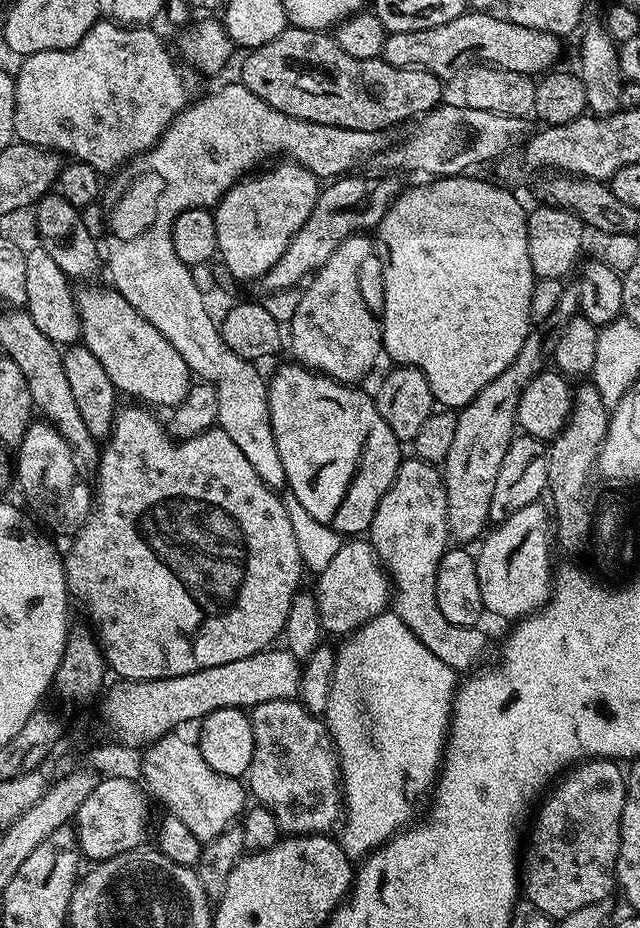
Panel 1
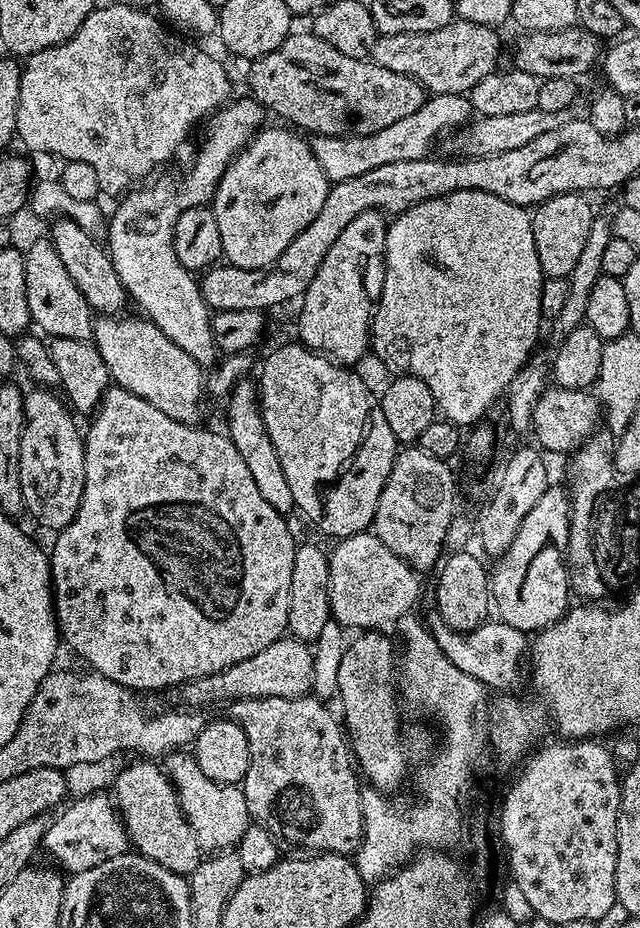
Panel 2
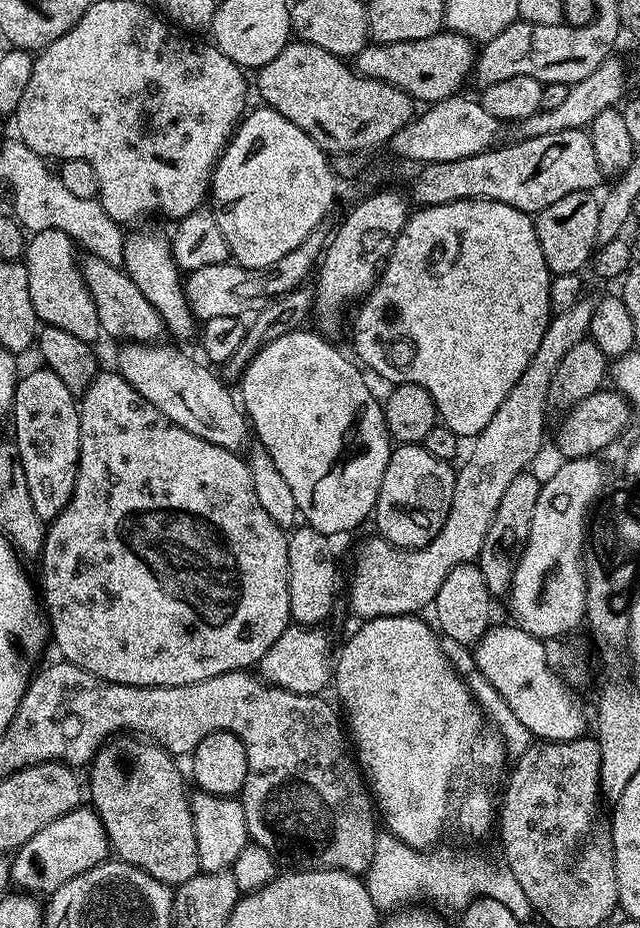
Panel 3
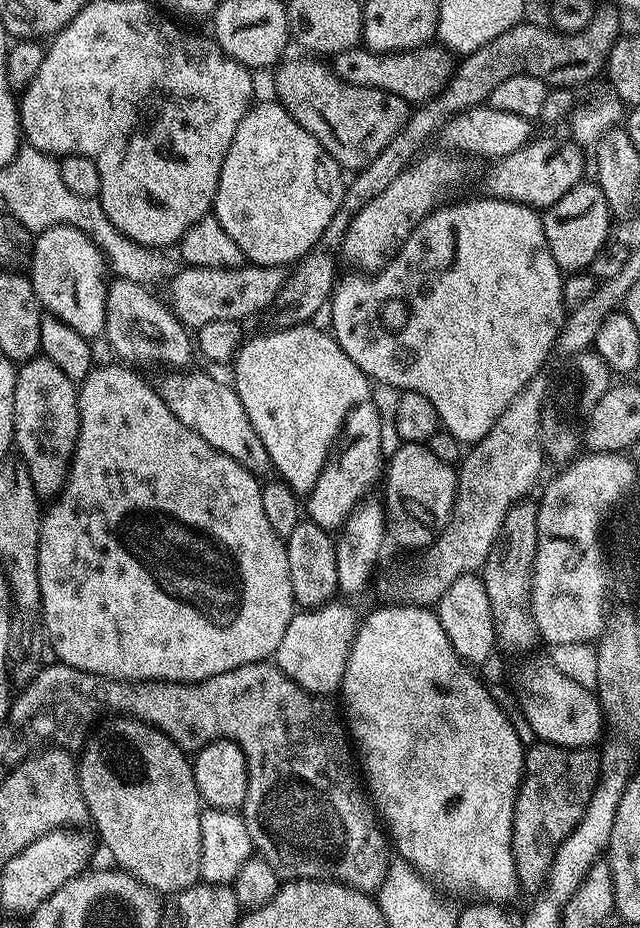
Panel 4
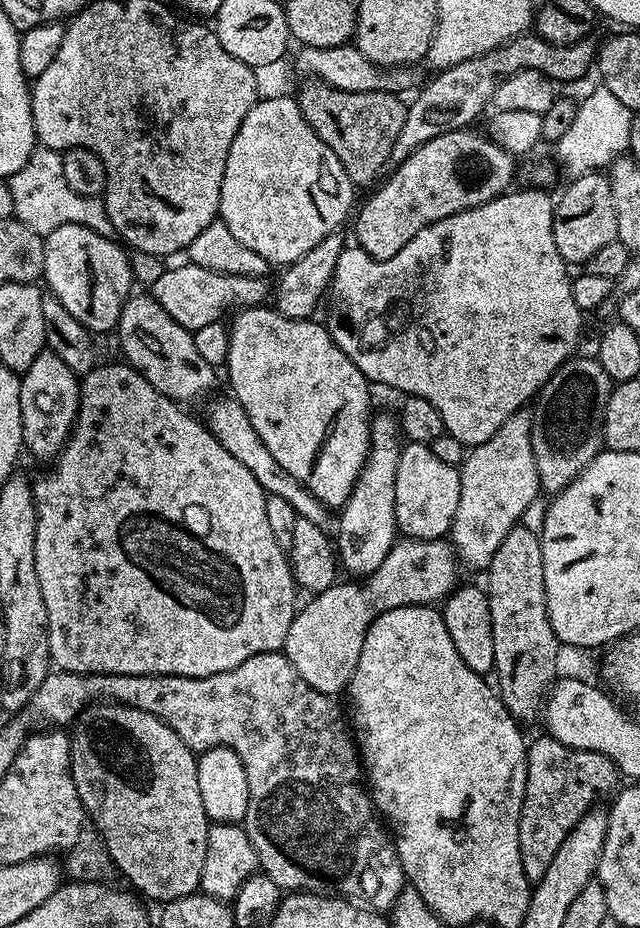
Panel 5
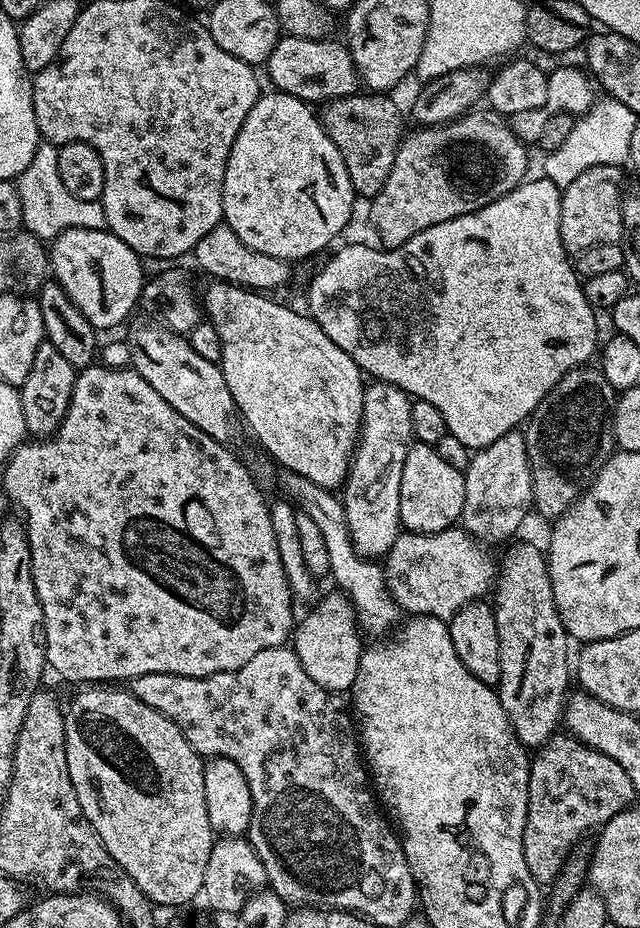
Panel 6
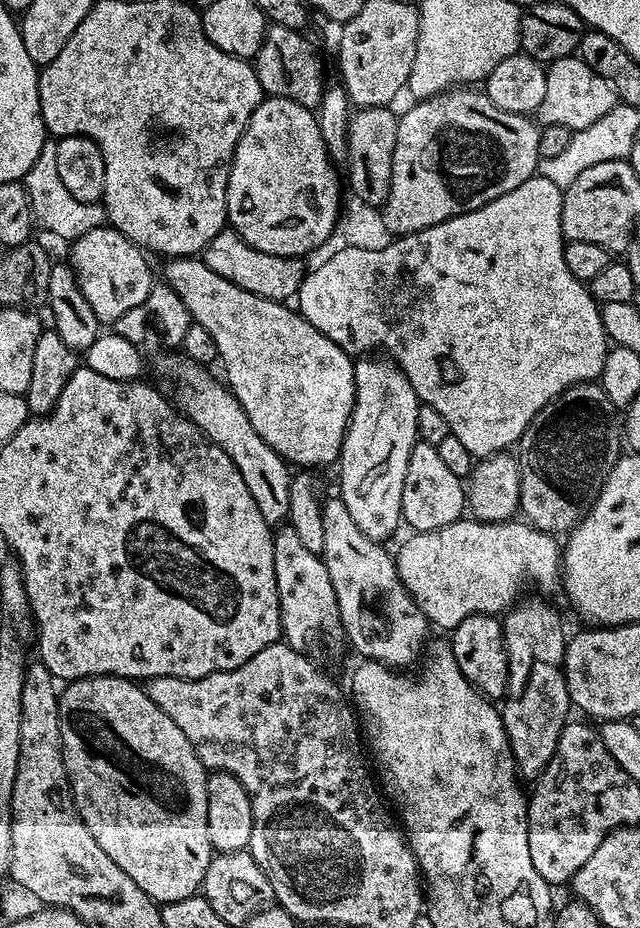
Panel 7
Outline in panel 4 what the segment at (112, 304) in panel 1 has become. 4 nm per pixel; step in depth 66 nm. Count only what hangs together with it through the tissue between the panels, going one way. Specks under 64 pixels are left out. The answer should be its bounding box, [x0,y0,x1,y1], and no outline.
[158,370,273,478]

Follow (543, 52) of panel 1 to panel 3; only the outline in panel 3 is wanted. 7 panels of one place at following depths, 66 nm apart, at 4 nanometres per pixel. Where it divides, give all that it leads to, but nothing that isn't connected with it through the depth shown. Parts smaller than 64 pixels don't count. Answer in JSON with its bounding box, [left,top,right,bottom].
[354,30,477,105]

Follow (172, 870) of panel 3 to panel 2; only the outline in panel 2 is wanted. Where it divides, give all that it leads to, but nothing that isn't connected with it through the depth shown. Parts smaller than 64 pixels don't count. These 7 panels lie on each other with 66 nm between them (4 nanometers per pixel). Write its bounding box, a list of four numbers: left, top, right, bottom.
[114,759,202,877]

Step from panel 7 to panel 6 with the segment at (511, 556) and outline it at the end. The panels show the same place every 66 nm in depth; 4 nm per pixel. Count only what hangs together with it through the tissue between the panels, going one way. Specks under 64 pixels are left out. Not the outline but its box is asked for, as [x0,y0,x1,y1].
[382,526,498,622]

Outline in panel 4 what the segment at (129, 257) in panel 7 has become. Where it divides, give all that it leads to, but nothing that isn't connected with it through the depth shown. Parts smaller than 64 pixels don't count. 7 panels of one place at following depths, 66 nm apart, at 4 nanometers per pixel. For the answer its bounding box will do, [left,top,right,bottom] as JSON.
[30,224,110,342]

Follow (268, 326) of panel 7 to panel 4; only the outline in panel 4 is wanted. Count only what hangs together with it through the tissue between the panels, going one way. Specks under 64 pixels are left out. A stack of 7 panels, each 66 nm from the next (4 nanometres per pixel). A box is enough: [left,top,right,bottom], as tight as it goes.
[234,323,385,530]

